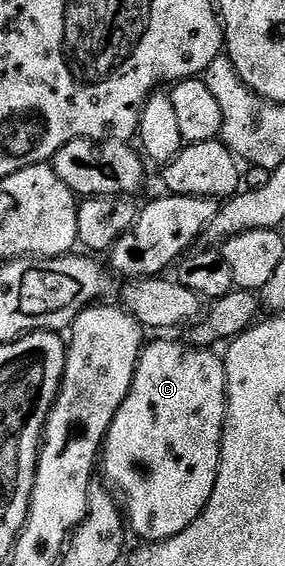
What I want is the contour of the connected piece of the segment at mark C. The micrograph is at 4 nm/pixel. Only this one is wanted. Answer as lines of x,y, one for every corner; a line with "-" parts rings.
153,342
150,346
148,343
142,349
141,359
137,362
137,371
133,377
129,395
123,400
119,412
115,412
113,423
110,424
105,437
103,453
99,458
100,469
102,471
105,469
106,480
104,479
104,481
123,499
123,506
127,511
127,522
132,533
134,530
146,543
165,542
171,536
179,536
179,532
183,532
183,528
190,526
203,513
205,506
211,500
211,492
215,488
215,480
221,467
221,431
225,429
225,403
227,401
225,397
225,364
218,355
217,358
213,355
212,349
182,342

